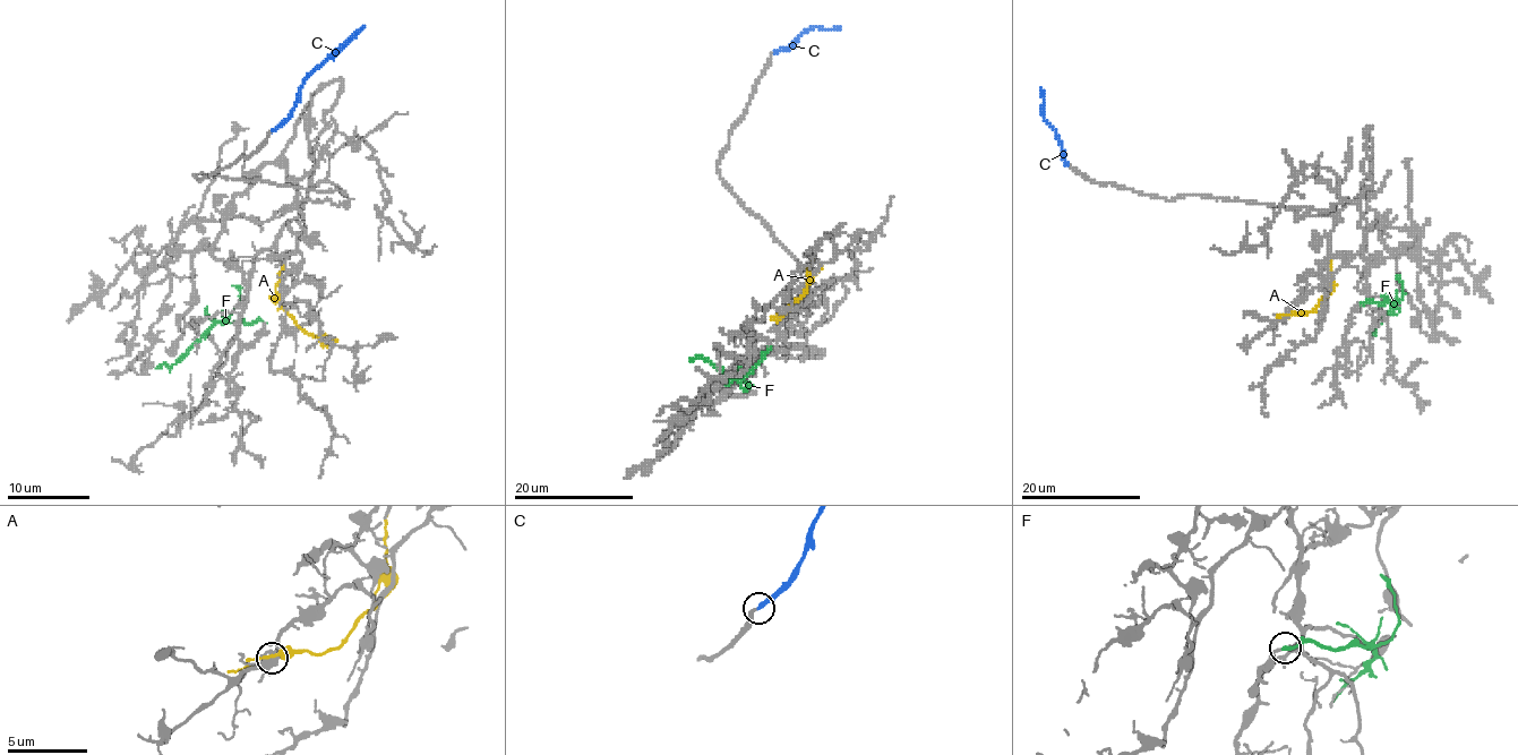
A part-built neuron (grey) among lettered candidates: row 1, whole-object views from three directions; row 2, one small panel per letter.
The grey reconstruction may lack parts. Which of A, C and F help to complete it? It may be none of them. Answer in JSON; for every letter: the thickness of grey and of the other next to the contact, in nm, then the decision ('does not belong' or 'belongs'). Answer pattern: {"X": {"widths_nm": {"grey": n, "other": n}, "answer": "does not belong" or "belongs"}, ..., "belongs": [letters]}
{"A": {"widths_nm": {"grey": 460, "other": 170}, "answer": "does not belong"}, "C": {"widths_nm": {"grey": 240, "other": 320}, "answer": "belongs"}, "F": {"widths_nm": {"grey": 180, "other": 240}, "answer": "does not belong"}, "belongs": ["C"]}

